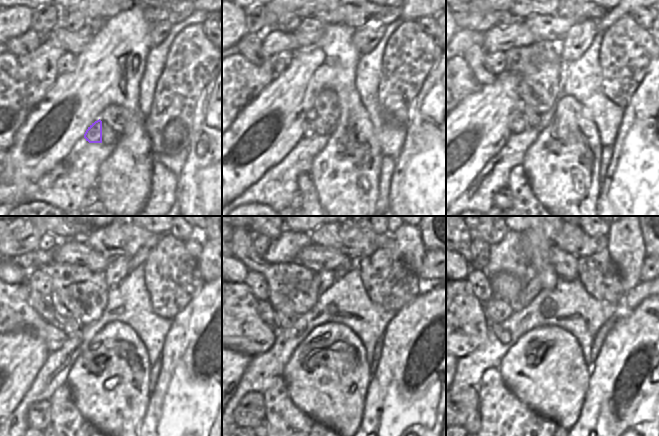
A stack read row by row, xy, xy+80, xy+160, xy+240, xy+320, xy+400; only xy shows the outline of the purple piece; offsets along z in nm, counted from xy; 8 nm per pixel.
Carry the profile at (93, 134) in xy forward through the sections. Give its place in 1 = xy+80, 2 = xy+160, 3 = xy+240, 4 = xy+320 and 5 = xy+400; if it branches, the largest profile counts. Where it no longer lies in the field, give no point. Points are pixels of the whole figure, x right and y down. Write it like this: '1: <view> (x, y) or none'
1: xy+80 (309, 129)
2: xy+160 (518, 123)
3: xy+240 (18, 313)
4: xy+320 (242, 330)
5: xy+400 (466, 329)

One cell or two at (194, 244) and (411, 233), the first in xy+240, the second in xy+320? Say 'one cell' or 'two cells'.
one cell

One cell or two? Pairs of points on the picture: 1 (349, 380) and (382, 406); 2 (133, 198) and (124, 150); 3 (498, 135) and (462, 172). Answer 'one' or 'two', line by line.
1: two
2: one
3: one

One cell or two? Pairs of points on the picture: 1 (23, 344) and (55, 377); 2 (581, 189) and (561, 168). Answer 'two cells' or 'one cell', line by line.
1: two cells
2: one cell

